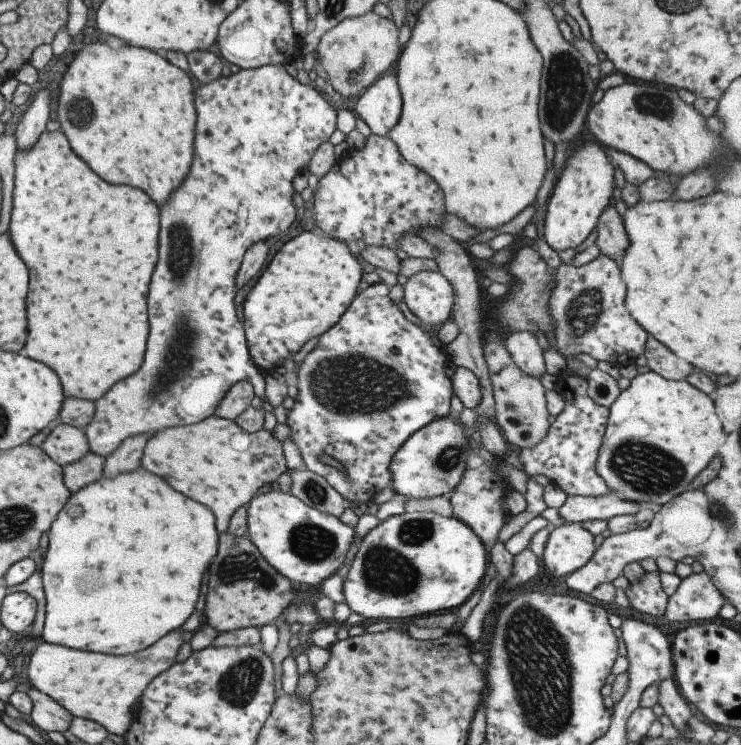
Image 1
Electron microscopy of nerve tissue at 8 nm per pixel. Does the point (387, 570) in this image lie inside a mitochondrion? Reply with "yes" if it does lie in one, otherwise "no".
yes

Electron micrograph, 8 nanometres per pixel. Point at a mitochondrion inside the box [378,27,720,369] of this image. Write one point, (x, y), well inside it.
(566, 87)

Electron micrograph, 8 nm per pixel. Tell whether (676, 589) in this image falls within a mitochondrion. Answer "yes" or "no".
no

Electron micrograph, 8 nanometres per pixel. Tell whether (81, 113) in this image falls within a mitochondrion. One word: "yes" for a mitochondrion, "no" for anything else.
yes

